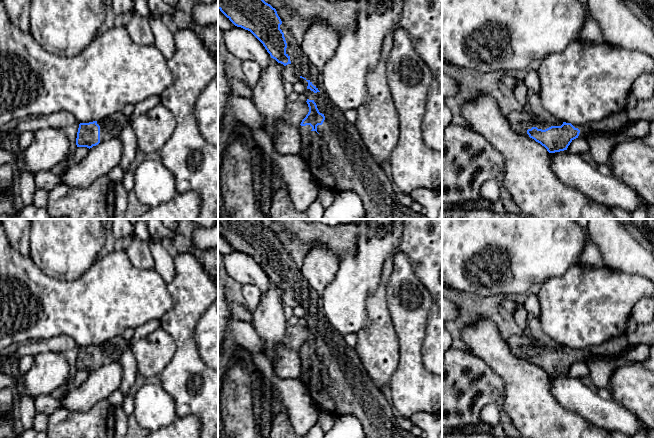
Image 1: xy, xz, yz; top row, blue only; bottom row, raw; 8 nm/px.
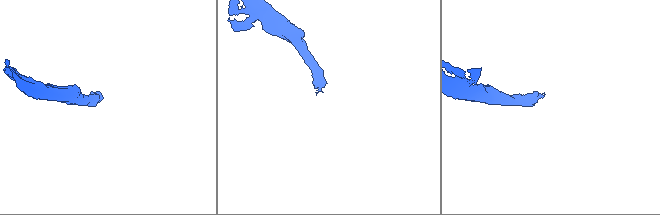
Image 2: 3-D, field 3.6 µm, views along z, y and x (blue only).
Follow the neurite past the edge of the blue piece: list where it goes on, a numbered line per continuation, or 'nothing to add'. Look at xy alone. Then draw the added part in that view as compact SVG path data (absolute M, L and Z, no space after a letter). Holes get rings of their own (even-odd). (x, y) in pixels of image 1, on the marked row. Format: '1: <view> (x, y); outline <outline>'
1: xy (110, 127); outline M116 112L103 120L97 121L97 124L100 126L100 142L119 138L122 129L128 121L128 116L122 112Z

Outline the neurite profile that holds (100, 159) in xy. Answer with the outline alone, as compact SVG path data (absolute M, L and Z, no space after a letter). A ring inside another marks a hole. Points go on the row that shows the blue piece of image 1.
M119 138L100 142L88 150L84 158L73 164L60 181L69 187L85 188L120 165L123 145Z

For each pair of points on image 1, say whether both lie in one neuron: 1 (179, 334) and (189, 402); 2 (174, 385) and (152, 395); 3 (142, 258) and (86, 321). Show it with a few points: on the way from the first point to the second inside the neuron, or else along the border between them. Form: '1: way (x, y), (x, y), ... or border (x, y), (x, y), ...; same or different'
1: way (184, 351), (184, 385); same
2: border (159, 382), (173, 399), (176, 410); different
3: border (124, 250), (128, 259), (135, 266), (153, 269); different

